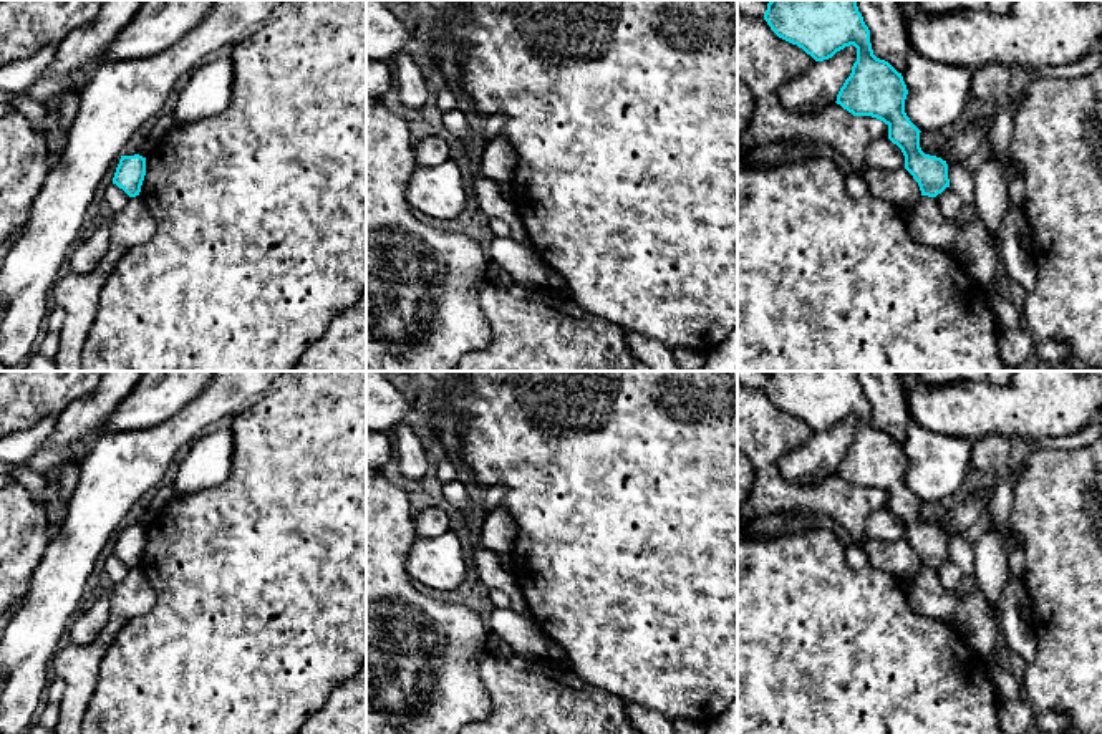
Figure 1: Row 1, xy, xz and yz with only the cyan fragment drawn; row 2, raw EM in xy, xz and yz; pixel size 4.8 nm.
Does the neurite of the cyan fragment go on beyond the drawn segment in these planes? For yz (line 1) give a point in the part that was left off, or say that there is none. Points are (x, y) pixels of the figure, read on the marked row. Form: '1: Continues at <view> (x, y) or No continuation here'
1: No continuation here

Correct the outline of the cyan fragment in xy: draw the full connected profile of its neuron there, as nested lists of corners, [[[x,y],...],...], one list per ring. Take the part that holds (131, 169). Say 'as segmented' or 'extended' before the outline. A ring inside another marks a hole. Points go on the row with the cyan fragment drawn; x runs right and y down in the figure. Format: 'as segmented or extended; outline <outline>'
as segmented; outline [[[139,154],[121,156],[113,177],[113,184],[123,189],[129,197],[136,197],[141,192],[144,176],[146,176],[146,157]]]

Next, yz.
as segmented; outline [[[771,0],[764,20],[779,38],[797,45],[815,61],[829,60],[837,51],[853,45],[857,48],[857,61],[852,66],[850,76],[840,88],[835,103],[853,116],[872,116],[888,126],[888,139],[901,149],[905,169],[918,182],[921,196],[936,197],[950,187],[946,161],[921,151],[921,131],[905,113],[908,89],[901,73],[888,61],[873,55],[870,30],[858,12],[857,0]]]

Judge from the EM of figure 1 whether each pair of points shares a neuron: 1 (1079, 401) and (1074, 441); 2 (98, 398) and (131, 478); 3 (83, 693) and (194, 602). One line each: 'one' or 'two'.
1: two
2: two
3: two

